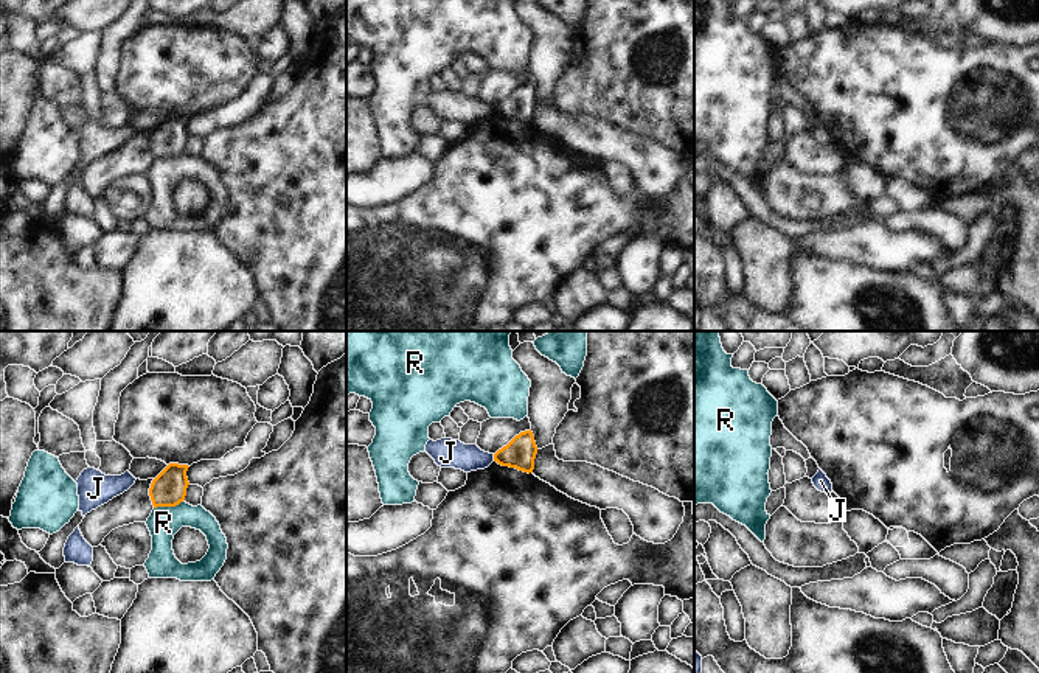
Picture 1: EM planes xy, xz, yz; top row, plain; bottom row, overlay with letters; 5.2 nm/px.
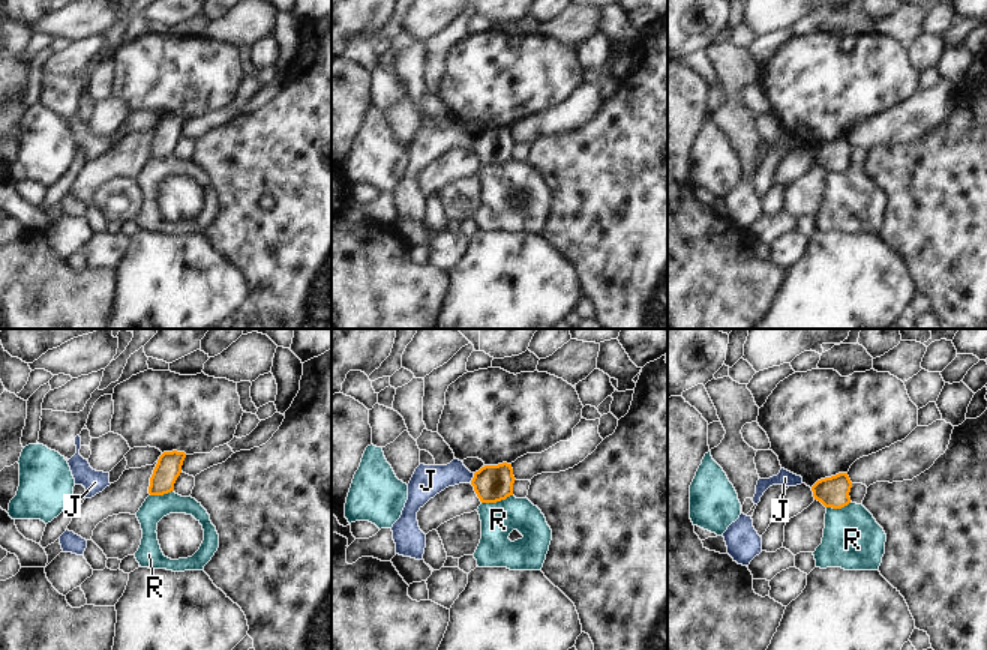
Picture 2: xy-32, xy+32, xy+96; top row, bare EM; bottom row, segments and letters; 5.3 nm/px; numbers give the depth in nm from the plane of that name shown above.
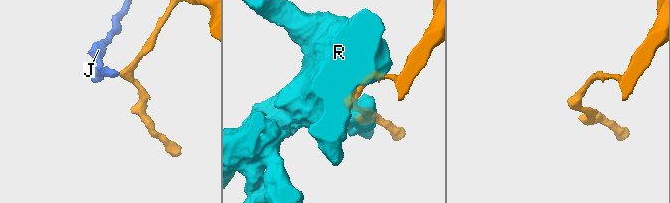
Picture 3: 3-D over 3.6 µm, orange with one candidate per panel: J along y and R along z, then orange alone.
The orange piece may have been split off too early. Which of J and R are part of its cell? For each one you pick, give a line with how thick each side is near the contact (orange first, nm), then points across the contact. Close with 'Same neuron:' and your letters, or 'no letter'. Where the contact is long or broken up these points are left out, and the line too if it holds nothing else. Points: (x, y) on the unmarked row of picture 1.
Same neuron: no letter

